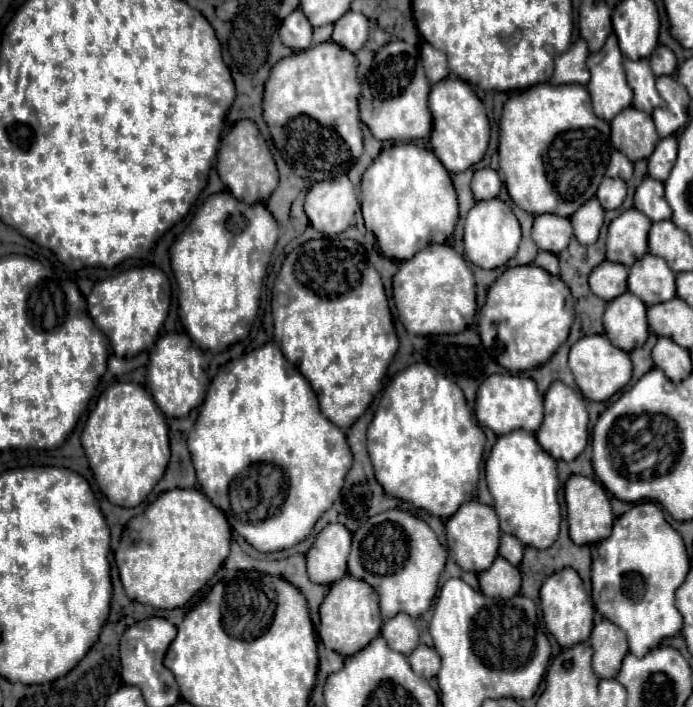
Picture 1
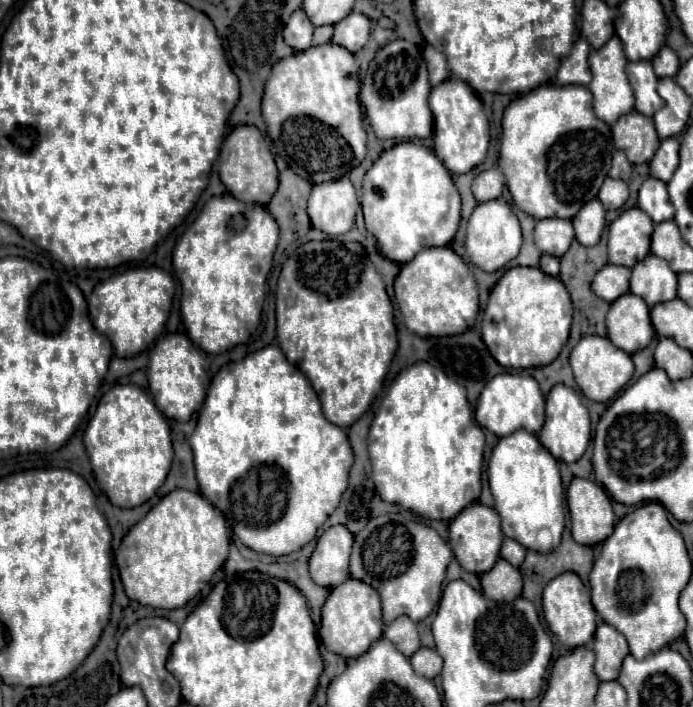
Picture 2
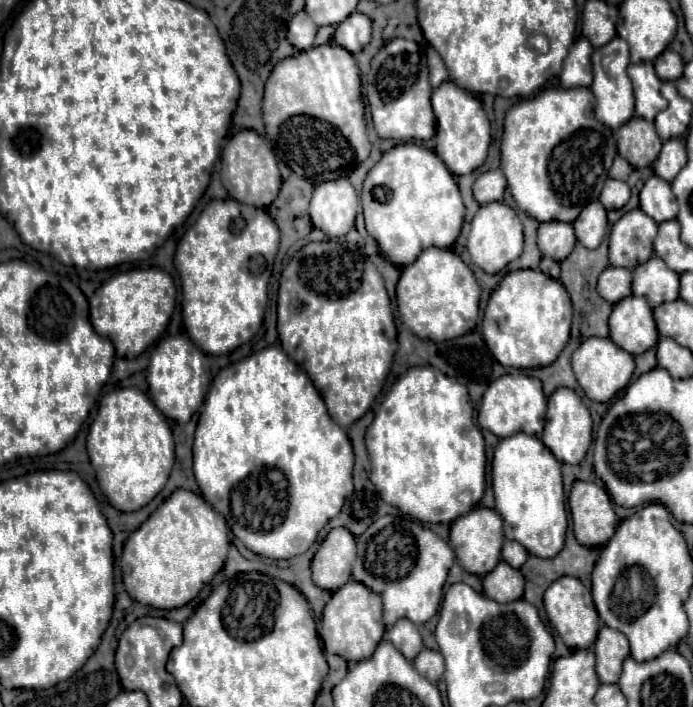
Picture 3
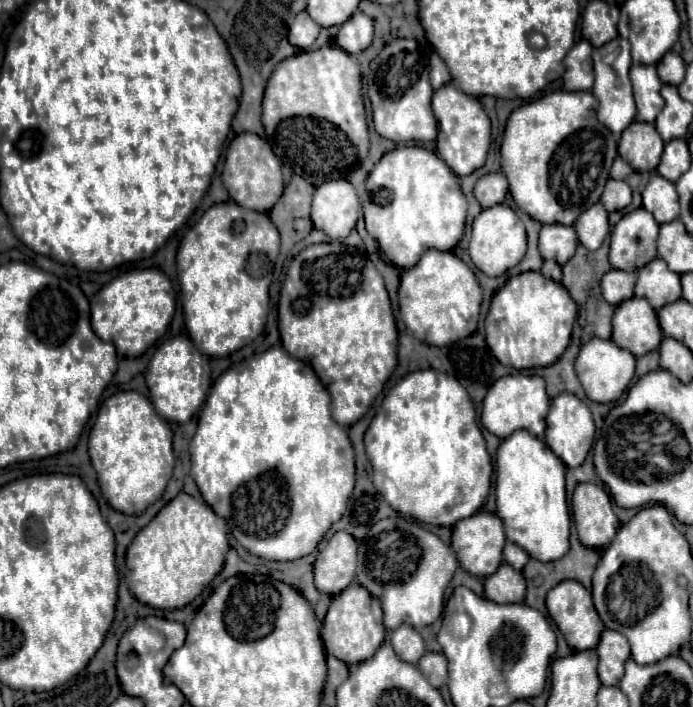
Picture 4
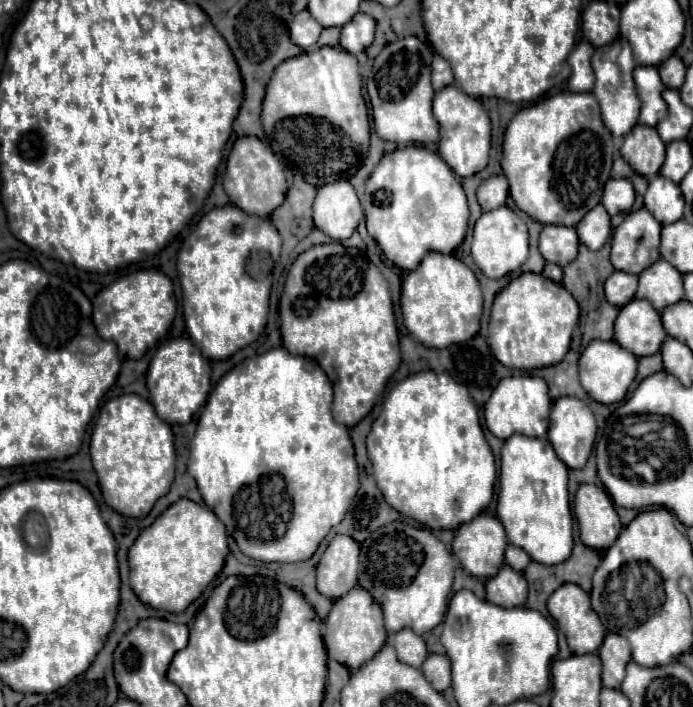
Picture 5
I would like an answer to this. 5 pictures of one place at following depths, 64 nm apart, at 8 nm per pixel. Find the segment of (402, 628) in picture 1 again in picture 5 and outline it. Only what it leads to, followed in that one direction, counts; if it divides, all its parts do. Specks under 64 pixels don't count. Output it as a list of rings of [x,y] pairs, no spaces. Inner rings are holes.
[[[404,628],[398,634],[394,634],[392,640],[394,640],[394,648],[404,664],[410,664],[414,668],[422,666],[422,662],[428,656],[428,650],[426,650],[422,636],[414,634],[410,628]]]

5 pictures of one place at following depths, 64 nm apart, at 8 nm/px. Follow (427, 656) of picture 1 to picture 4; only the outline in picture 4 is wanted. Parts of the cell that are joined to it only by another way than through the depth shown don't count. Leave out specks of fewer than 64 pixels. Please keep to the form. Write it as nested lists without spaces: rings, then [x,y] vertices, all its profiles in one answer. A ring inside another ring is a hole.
[[[438,652],[424,654],[424,660],[420,660],[418,668],[434,688],[442,688],[448,684],[448,662],[444,654]]]

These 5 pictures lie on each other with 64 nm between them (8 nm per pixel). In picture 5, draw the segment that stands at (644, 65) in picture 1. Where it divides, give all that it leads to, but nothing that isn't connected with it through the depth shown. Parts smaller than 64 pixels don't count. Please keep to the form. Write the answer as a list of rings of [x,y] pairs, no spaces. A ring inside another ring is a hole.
[[[638,66],[634,72],[634,82],[636,82],[636,90],[640,94],[640,102],[642,102],[640,124],[656,126],[664,116],[668,116],[668,108],[662,100],[664,84],[658,76],[658,70]]]

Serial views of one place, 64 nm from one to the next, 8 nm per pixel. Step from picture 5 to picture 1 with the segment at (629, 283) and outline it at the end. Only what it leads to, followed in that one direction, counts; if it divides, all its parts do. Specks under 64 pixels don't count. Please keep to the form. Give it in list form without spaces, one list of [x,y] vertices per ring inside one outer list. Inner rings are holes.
[[[606,260],[604,264],[600,264],[600,268],[592,272],[590,288],[596,296],[610,302],[628,290],[626,280],[628,280],[628,268],[624,264],[612,264]]]

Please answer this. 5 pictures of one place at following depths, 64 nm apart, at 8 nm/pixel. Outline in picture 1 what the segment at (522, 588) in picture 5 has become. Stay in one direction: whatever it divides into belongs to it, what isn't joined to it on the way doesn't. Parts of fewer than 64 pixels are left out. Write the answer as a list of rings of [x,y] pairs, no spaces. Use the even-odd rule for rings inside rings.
[[[498,556],[492,568],[478,574],[480,590],[488,598],[512,598],[520,592],[520,570],[502,556]]]

